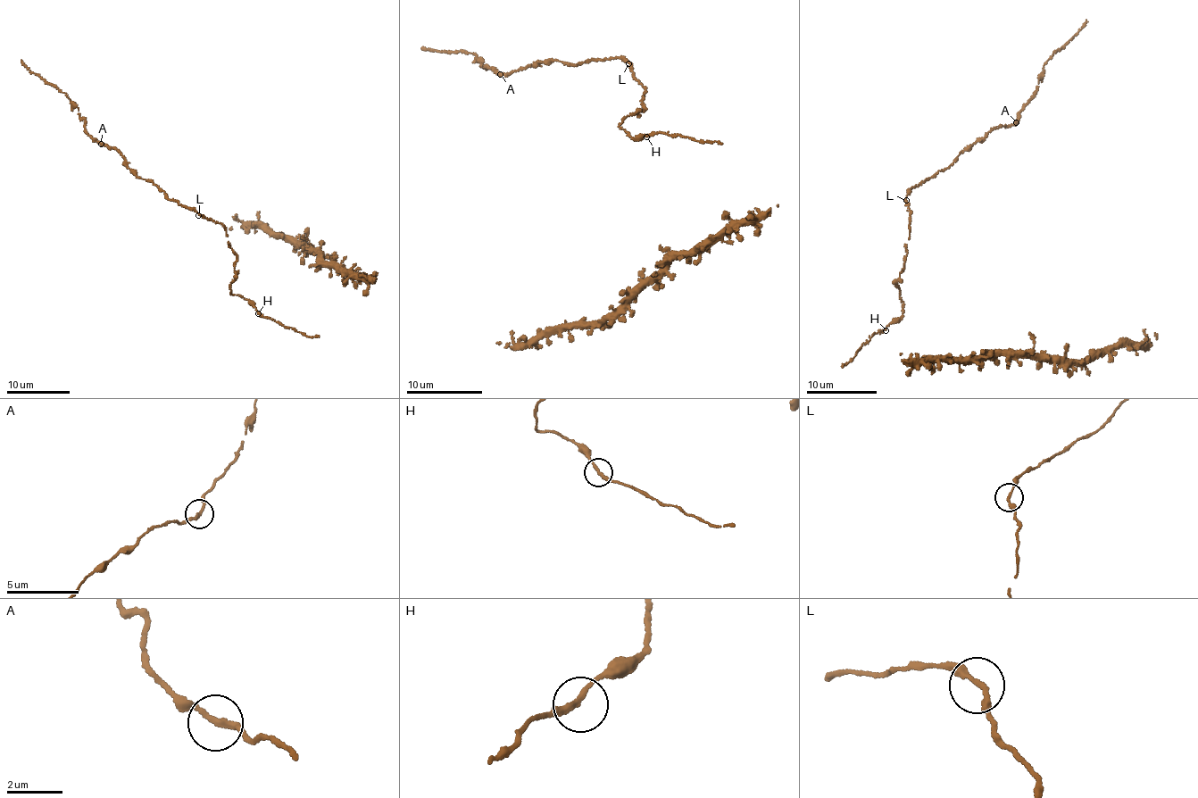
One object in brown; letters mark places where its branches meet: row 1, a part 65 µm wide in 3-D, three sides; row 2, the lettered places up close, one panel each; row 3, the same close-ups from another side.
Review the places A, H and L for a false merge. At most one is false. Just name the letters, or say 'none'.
none

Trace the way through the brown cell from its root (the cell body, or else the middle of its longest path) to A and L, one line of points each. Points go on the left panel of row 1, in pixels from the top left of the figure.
A: (258, 312), (231, 294), (237, 253), (225, 227), (166, 198), (157, 186), (136, 178), (120, 152), (101, 144)
L: (258, 312), (248, 300), (231, 294), (237, 253), (229, 247), (226, 228), (198, 215)

